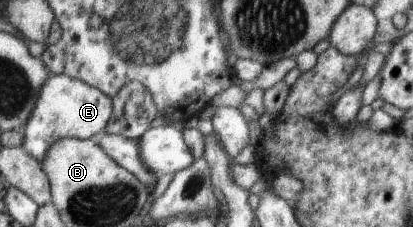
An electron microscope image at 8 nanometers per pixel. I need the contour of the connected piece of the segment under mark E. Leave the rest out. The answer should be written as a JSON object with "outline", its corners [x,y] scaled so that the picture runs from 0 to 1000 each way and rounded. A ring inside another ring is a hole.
{"outline":[[[123,326],[107,383],[97,383],[97,427],[58,551],[53,656],[94,714],[111,692],[131,621],[160,608],[225,612],[264,551],[274,507],[274,436],[242,392],[162,330]]]}

